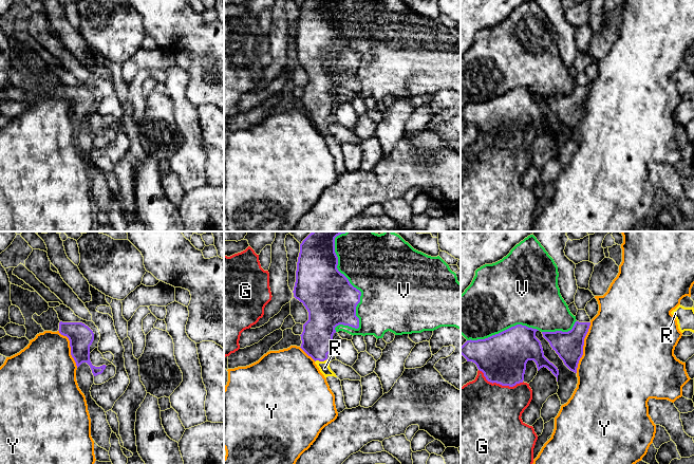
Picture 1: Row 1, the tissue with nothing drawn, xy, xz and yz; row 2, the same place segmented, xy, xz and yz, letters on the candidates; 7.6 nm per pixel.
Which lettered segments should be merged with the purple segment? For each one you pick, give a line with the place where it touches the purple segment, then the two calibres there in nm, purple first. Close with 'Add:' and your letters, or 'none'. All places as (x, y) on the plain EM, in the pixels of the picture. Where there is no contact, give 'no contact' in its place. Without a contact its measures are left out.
R: meets purple in xz at (320, 124); 240 nm thick on the purple side, 80 nm on the other
Add: R

